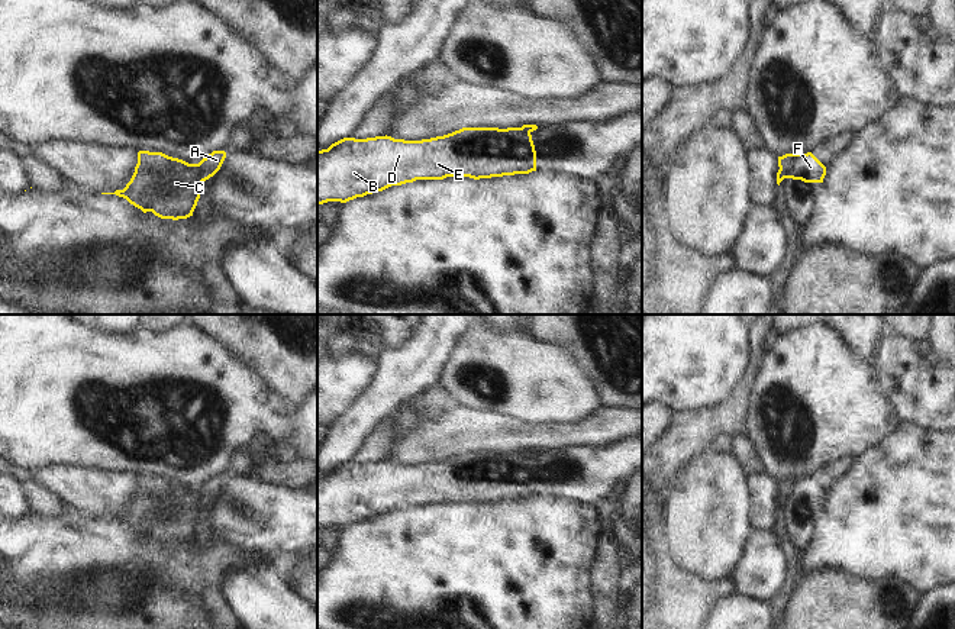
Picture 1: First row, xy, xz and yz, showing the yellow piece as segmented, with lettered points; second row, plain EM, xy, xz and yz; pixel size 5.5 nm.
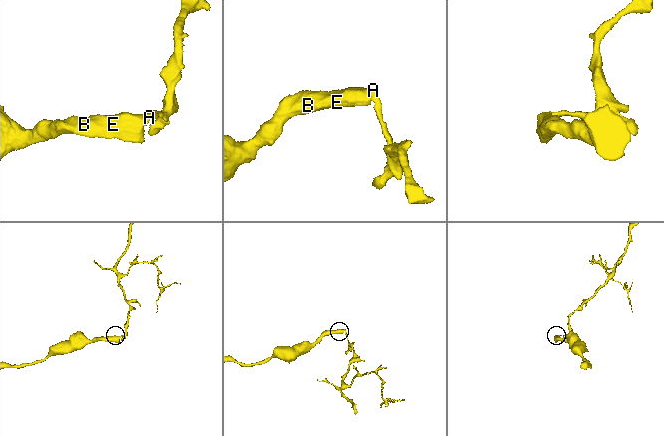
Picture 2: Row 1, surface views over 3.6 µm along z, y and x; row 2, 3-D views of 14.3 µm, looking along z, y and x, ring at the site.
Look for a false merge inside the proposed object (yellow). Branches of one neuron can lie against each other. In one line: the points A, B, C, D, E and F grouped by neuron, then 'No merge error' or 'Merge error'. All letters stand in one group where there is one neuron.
Groups: A / B C D E F. Merge error.

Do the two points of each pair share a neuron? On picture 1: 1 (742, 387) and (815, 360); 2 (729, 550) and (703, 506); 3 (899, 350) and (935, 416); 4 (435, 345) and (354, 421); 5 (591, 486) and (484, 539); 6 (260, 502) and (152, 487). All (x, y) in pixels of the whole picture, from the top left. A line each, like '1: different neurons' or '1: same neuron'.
1: different neurons
2: same neuron
3: same neuron
4: same neuron
5: different neurons
6: same neuron

